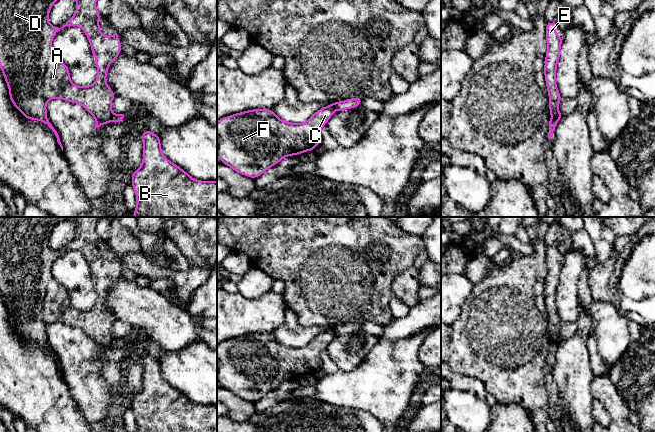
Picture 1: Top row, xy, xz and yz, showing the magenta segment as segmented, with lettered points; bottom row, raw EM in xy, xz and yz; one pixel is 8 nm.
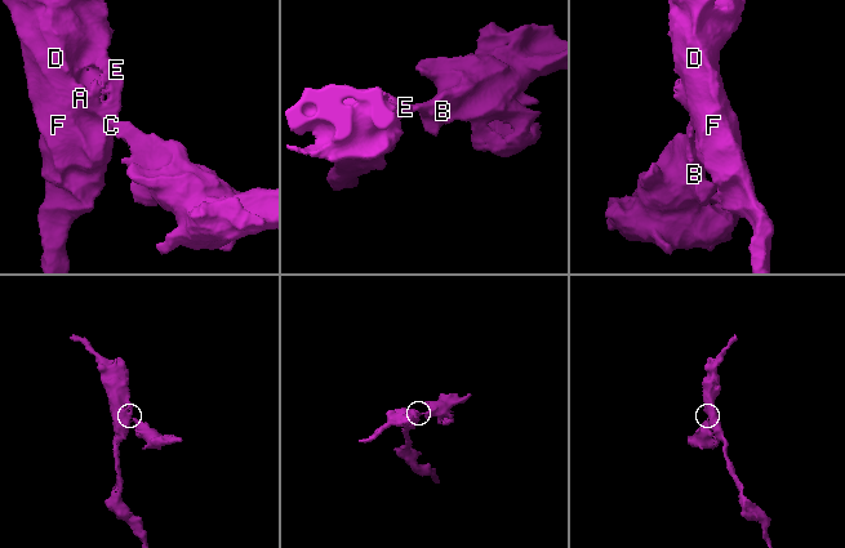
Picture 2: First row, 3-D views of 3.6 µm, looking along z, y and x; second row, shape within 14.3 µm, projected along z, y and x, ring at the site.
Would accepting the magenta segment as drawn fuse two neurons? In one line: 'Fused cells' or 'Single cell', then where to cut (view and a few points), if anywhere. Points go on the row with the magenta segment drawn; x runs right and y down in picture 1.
Fused cells. Split along xy (113, 114), (109, 121)

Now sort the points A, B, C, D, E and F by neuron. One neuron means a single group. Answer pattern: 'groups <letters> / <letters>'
groups A C D E F / B

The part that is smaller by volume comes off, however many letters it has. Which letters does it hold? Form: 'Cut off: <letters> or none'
Cut off: B

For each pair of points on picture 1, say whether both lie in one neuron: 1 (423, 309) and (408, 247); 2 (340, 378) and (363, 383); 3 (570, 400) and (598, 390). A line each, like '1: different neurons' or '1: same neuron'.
1: different neurons
2: same neuron
3: different neurons

